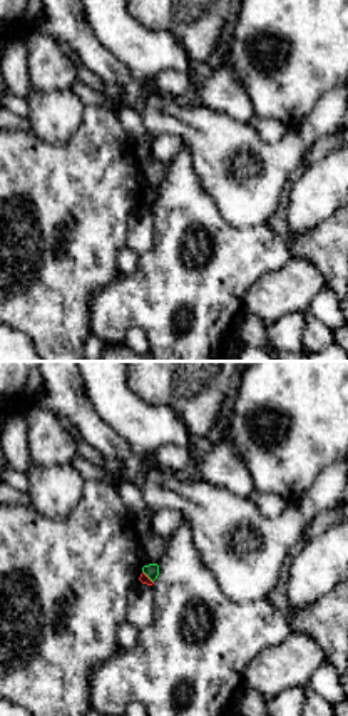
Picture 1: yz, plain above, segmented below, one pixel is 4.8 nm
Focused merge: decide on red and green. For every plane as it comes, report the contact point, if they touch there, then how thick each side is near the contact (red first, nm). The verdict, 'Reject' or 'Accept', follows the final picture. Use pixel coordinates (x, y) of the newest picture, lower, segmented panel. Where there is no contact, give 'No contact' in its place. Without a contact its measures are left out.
Touches red at (148, 577). Thickness 50 nm (red) against 70 nm

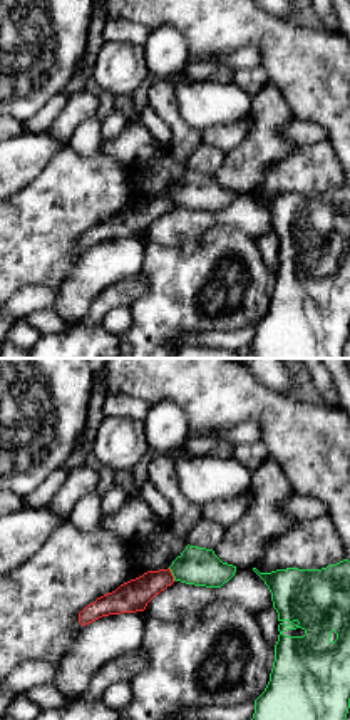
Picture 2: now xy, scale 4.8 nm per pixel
Touches red at (171, 575). Thickness 150 nm (red) against 190 nm

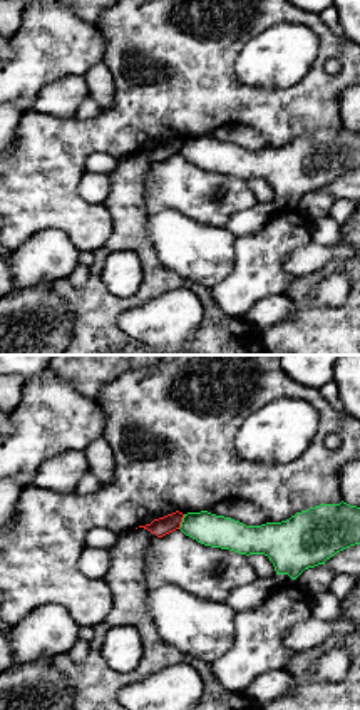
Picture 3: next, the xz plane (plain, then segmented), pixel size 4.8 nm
Touches red at (181, 521). Thickness 90 nm (red) against 160 nm

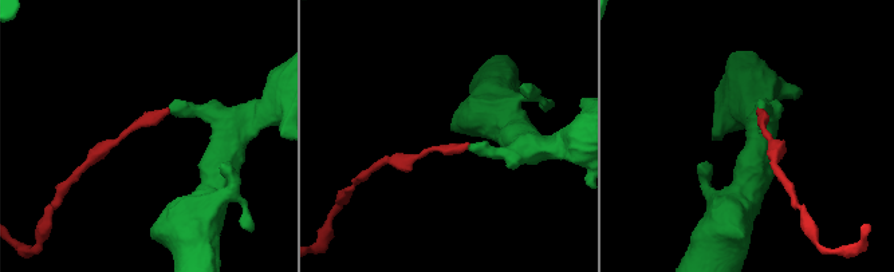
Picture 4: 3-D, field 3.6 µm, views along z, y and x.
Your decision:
Reject

